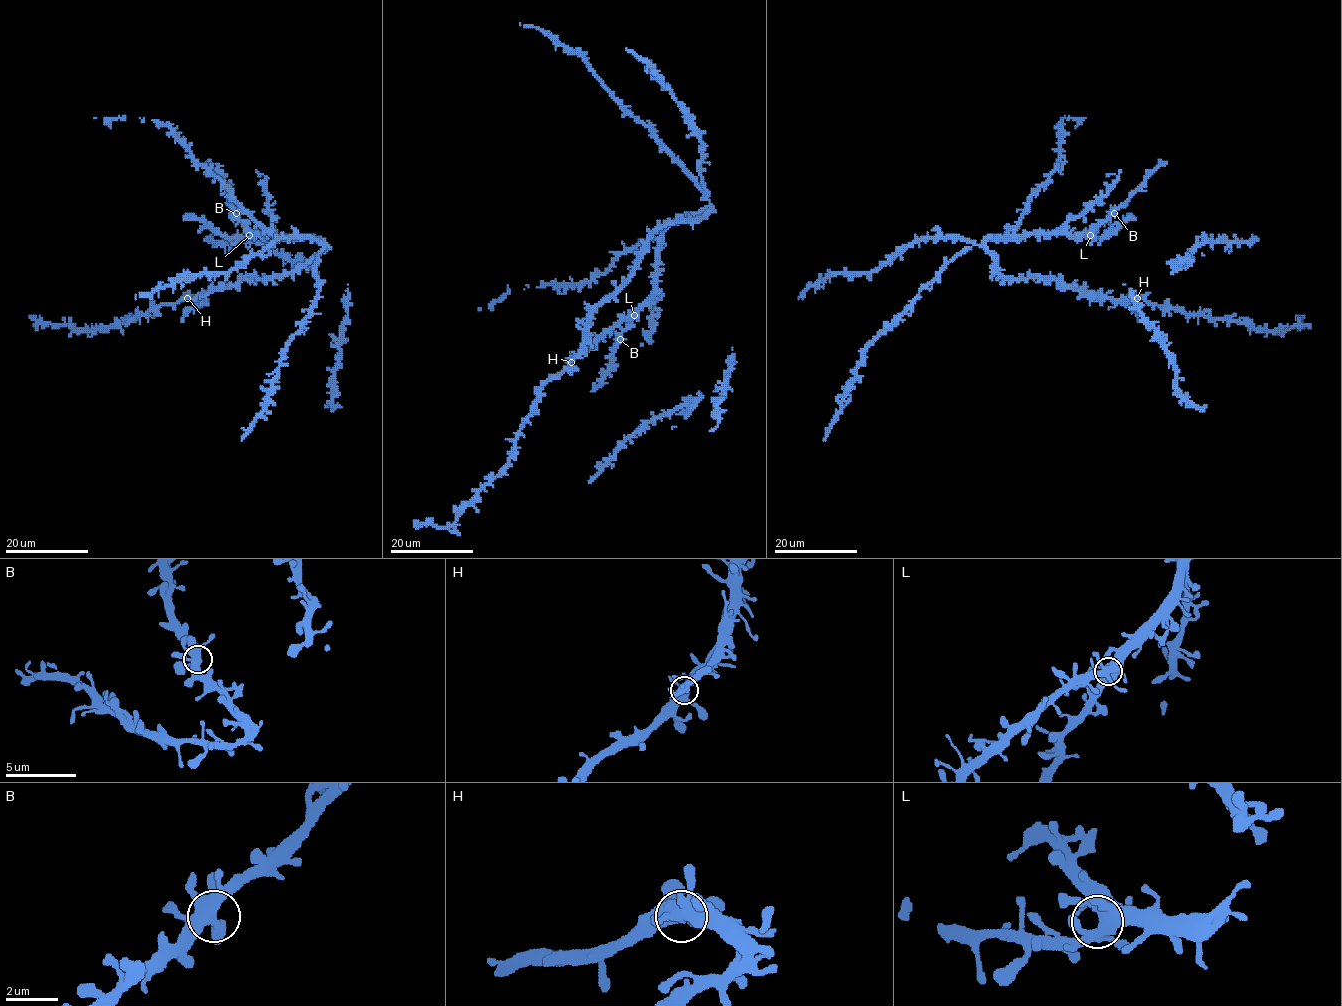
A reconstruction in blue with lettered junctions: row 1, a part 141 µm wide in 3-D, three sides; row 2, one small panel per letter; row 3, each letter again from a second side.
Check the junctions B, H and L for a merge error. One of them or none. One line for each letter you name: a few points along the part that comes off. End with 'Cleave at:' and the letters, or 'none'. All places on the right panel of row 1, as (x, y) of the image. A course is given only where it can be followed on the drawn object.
Cleave at: none

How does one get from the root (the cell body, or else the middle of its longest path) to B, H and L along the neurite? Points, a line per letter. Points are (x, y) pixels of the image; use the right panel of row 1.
B: (998, 271), (998, 262), (983, 246), (988, 239), (1028, 234), (1087, 234), (1114, 213)
H: (998, 271), (1009, 277), (1055, 277), (1066, 286), (1116, 300), (1137, 298)
L: (998, 271), (998, 262), (983, 246), (988, 239), (1028, 234), (1090, 235)

